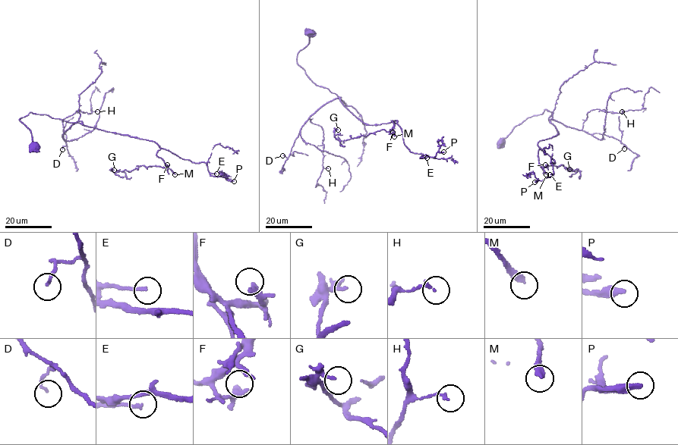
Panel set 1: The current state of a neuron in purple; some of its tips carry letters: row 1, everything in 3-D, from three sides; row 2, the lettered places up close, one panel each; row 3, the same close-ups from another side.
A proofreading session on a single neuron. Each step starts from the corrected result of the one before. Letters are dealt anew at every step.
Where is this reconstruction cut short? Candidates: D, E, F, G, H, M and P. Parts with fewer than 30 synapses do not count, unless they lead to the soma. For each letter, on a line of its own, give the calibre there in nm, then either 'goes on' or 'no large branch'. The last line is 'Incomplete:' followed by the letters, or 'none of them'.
D: 120 nm | no large branch
E: 160 nm | goes on
F: 240 nm | no large branch
G: 160 nm | no large branch
H: 130 nm | no large branch
M: 240 nm | goes on
P: 360 nm | goes on
Incomplete: E, M, P

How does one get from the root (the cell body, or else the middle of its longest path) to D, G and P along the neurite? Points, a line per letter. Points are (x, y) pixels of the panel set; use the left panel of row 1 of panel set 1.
D: (34, 147), (30, 130), (19, 120), (31, 112), (82, 122), (71, 124), (61, 135), (67, 144), (62, 149)
G: (34, 147), (30, 130), (19, 120), (31, 112), (155, 142), (160, 148), (156, 155), (166, 166), (114, 170)
P: (34, 147), (30, 130), (19, 120), (31, 112), (152, 140), (182, 158), (204, 162), (210, 175), (234, 181)

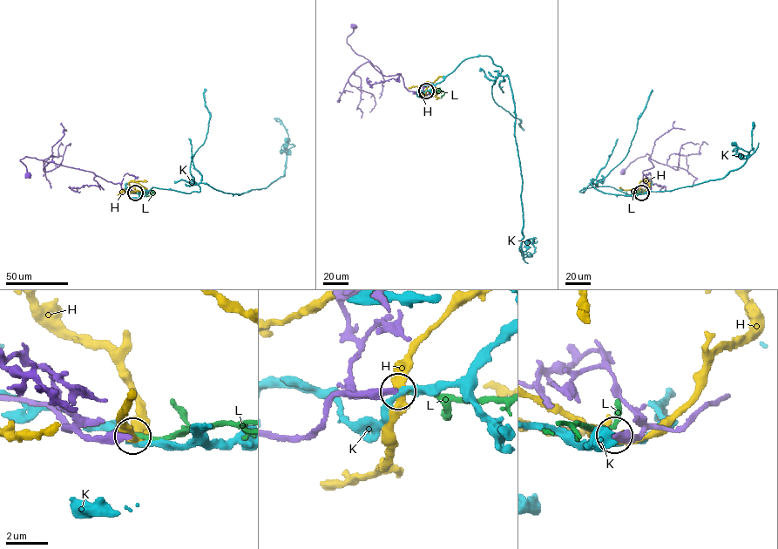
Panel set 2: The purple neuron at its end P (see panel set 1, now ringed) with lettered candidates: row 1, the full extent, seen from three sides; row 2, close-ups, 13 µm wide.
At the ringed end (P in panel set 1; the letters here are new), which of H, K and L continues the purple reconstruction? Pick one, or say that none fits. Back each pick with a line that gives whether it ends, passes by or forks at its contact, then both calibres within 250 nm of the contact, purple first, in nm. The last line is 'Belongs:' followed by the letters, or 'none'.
L: It ends there. Thickness 360 nm (purple) against 240 nm
Belongs: L

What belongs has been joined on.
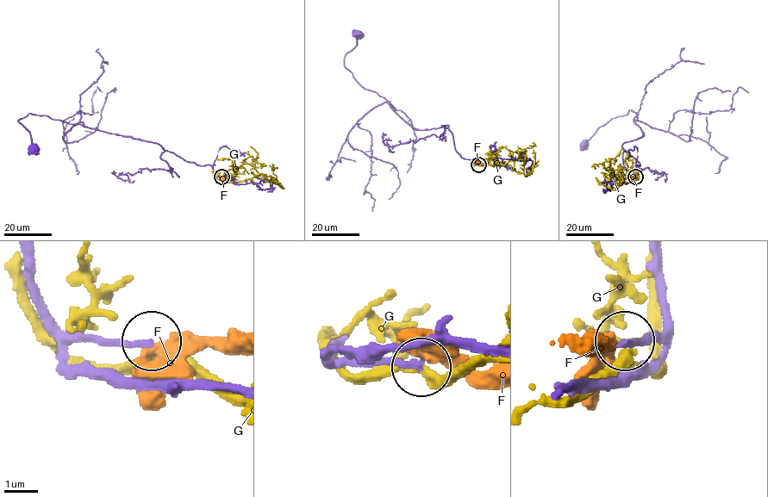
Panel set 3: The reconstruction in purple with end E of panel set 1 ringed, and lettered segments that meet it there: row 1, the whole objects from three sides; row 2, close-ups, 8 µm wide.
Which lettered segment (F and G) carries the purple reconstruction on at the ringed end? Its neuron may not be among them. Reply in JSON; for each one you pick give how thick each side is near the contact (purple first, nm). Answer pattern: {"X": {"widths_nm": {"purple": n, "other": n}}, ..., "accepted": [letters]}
{"accepted": []}

